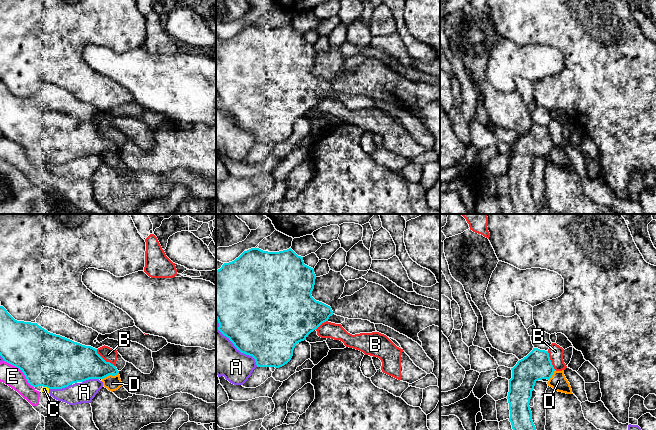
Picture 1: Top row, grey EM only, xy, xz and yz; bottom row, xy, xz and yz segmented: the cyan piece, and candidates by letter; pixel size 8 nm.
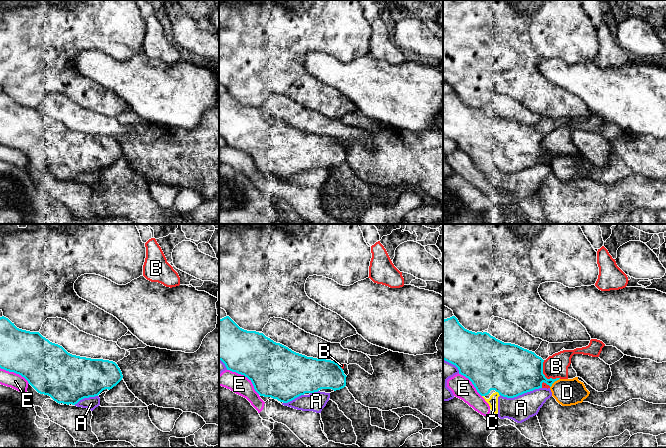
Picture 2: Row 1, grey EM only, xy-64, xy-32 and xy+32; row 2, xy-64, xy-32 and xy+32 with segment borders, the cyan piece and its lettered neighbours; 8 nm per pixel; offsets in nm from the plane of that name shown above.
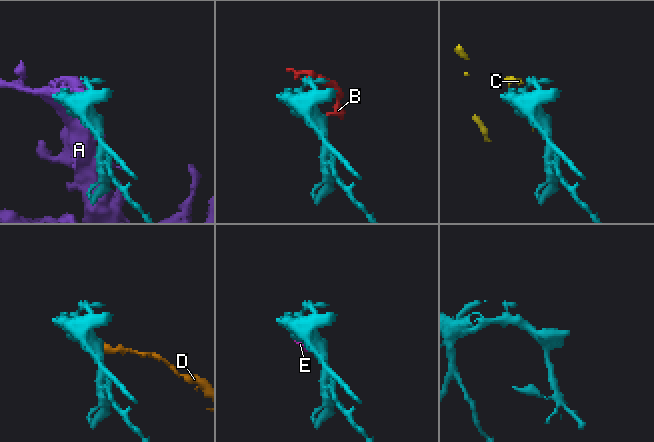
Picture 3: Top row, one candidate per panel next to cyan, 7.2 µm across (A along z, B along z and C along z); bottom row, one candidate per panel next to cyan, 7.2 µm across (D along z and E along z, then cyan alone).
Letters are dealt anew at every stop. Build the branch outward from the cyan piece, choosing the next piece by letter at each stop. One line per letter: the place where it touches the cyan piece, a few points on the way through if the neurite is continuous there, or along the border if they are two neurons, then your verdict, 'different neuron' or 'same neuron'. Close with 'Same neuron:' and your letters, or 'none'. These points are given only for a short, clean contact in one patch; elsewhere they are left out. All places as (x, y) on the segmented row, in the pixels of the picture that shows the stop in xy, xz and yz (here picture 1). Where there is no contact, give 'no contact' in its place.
A: xz (234, 345) | different neuron
B: xy (104, 360) | different neuron
C: xy (46, 386) | different neuron
D: xy (110, 374) | along xy (118, 372), (114, 375), (107, 375), (102, 379) | different neuron
E: xy (22, 371) | different neuron
Same neuron: none

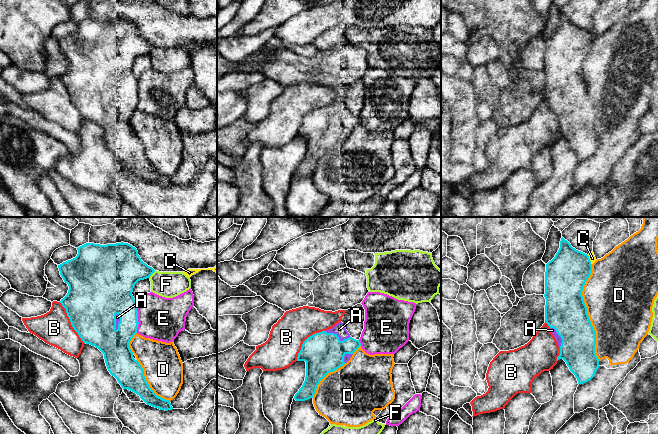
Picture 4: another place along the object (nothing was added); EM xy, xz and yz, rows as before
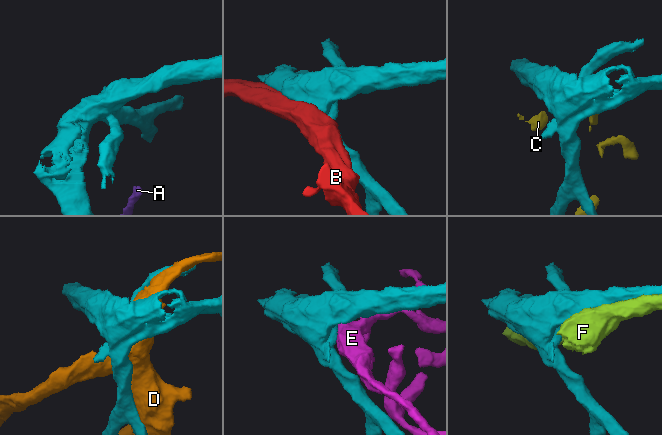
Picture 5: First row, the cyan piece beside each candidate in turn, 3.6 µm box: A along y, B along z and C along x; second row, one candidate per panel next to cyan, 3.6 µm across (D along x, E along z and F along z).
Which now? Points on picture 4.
A: yz (562, 340) | same neuron
B: xy (71, 323) | different neuron
C: yz (589, 260) | different neuron
D: yz (586, 312) | different neuron
E: xy (137, 318) | different neuron
F: xy (152, 273) | different neuron
Same neuron: A

